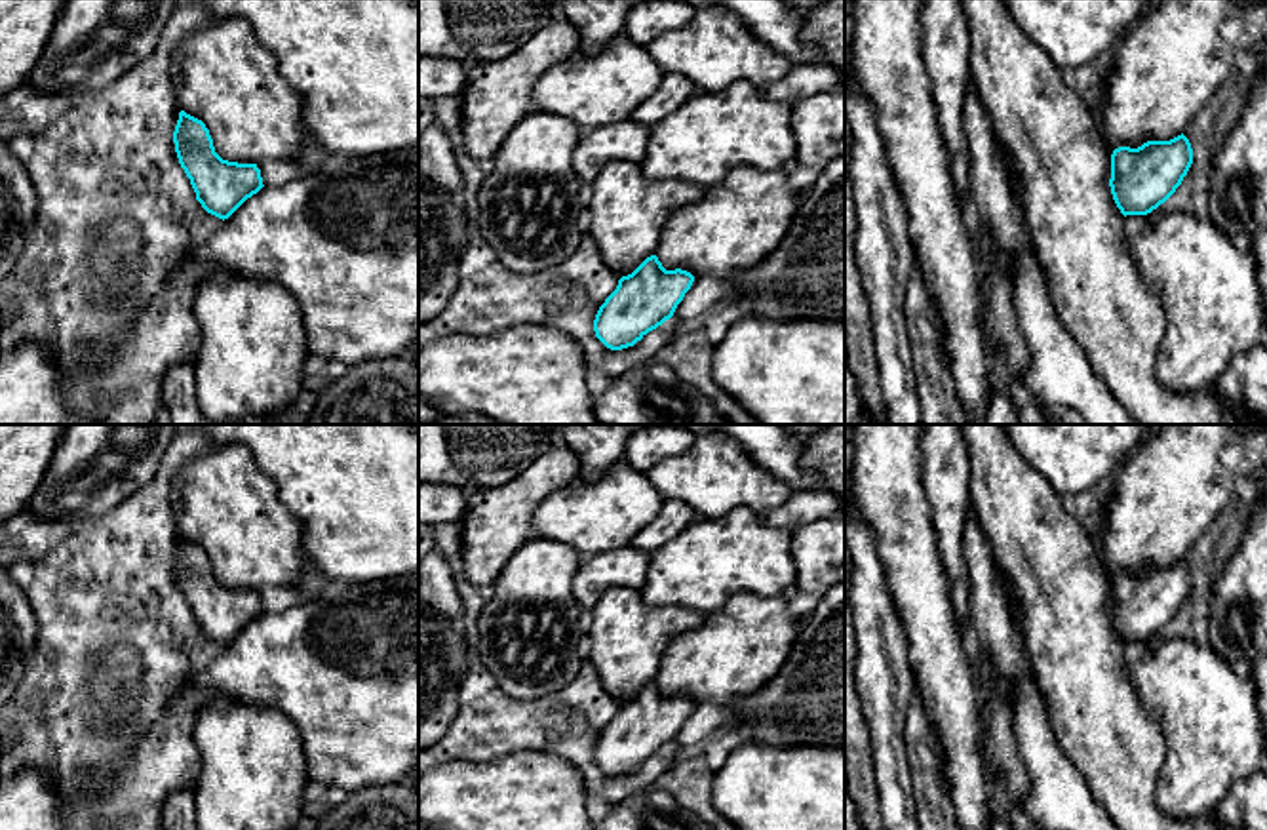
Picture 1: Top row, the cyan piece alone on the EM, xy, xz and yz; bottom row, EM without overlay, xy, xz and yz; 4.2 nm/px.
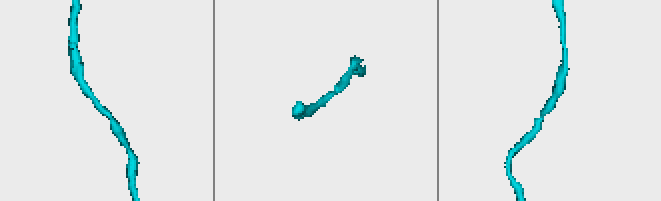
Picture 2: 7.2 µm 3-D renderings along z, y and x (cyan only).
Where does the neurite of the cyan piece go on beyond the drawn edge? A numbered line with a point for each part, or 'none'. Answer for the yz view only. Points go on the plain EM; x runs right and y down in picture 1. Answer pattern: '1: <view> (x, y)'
none

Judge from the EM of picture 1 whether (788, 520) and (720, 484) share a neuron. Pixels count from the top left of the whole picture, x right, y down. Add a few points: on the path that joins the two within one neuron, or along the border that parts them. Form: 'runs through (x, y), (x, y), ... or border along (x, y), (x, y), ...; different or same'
runs through (771, 503), (758, 490), (737, 484); same

